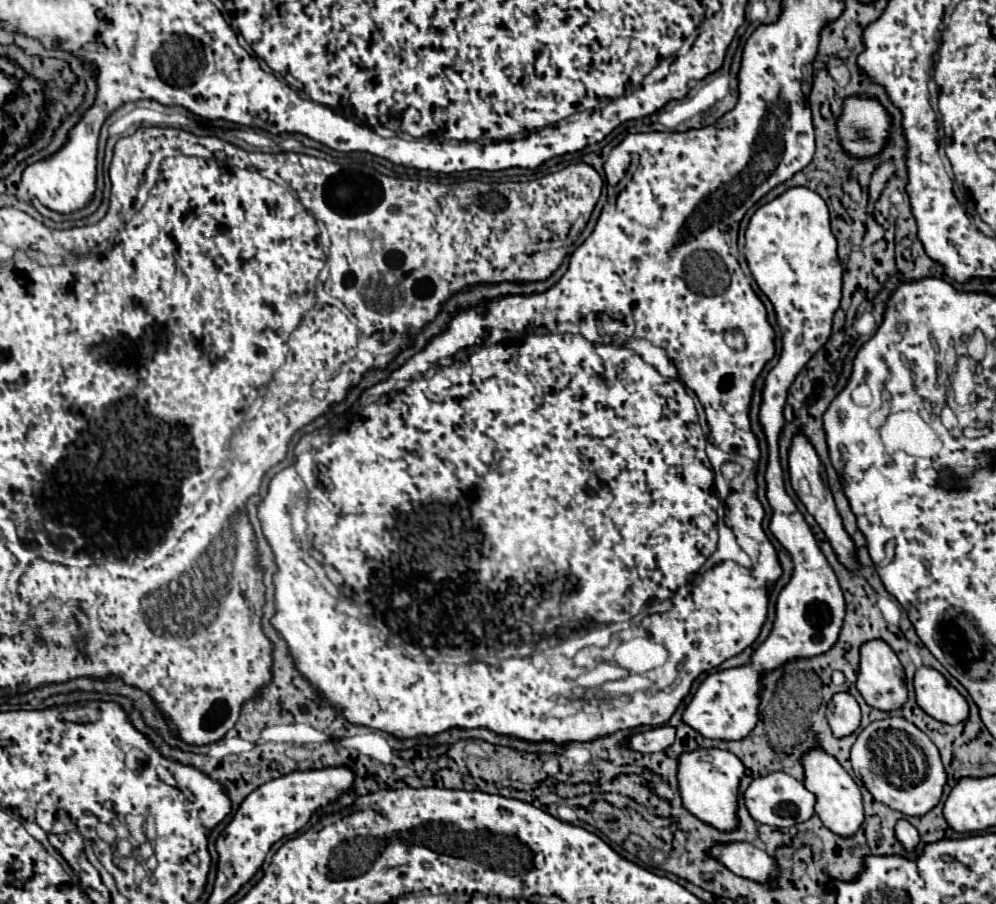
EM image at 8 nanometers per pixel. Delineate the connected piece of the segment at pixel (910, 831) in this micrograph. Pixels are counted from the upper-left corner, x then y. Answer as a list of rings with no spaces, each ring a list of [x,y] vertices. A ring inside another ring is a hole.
[[[900,819],[900,821],[896,823],[896,839],[898,839],[906,849],[914,849],[914,847],[918,845],[918,841],[920,841],[916,827],[914,827],[912,823],[908,823],[906,819]]]

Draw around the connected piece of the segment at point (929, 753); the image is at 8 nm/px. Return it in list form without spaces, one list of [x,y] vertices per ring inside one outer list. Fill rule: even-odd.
[[[886,717],[864,727],[850,751],[854,773],[874,799],[904,813],[920,817],[942,797],[946,773],[932,739],[904,717]]]

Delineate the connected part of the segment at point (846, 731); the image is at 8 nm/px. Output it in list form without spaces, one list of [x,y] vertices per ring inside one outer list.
[[[846,691],[834,693],[834,697],[830,699],[830,703],[826,707],[826,719],[828,719],[828,723],[832,727],[832,733],[836,737],[850,735],[860,725],[858,701]]]

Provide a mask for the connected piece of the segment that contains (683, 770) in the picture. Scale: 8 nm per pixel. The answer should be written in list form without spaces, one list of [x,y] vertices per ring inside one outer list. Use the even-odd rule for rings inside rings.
[[[696,749],[686,751],[678,757],[678,783],[680,783],[680,795],[684,807],[702,819],[704,823],[714,825],[716,829],[730,831],[736,829],[736,797],[738,797],[738,785],[744,775],[742,761],[724,749]]]

